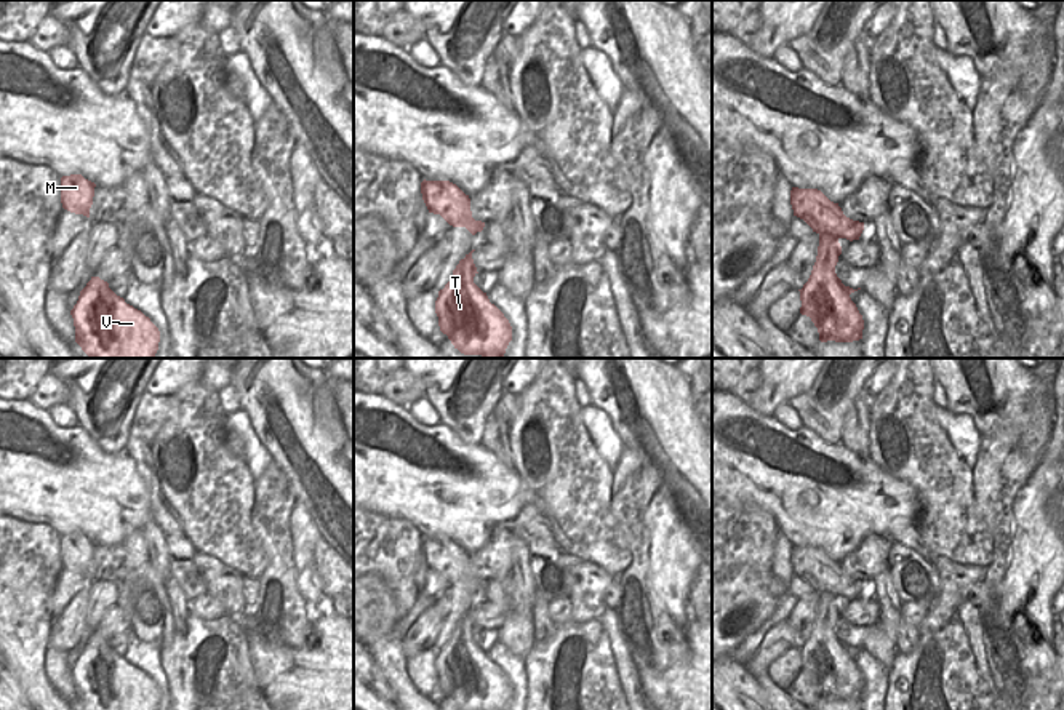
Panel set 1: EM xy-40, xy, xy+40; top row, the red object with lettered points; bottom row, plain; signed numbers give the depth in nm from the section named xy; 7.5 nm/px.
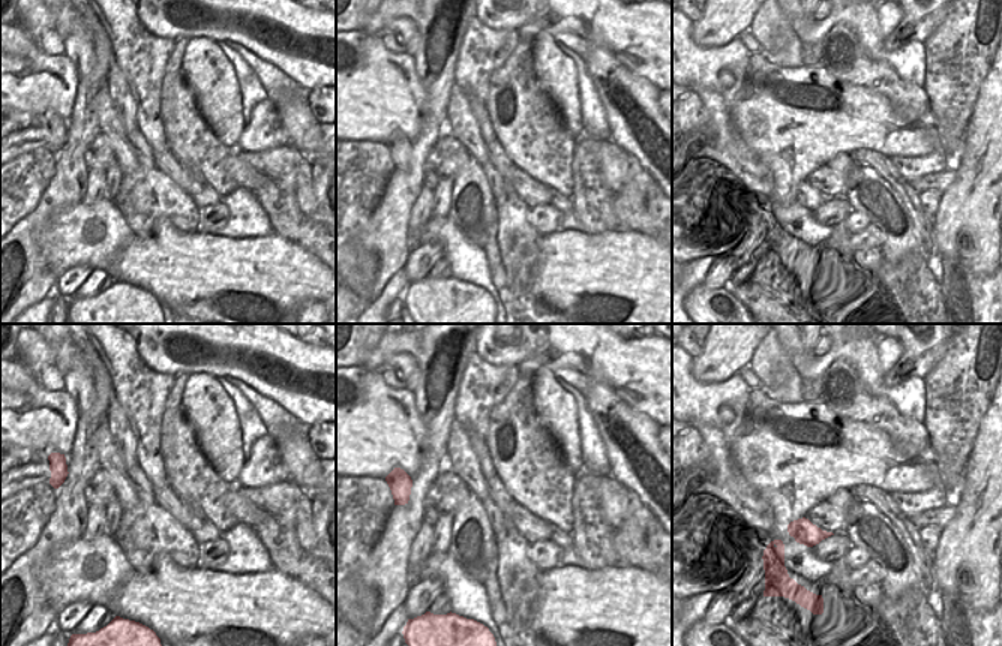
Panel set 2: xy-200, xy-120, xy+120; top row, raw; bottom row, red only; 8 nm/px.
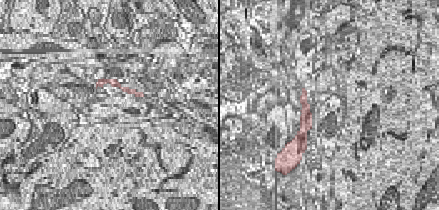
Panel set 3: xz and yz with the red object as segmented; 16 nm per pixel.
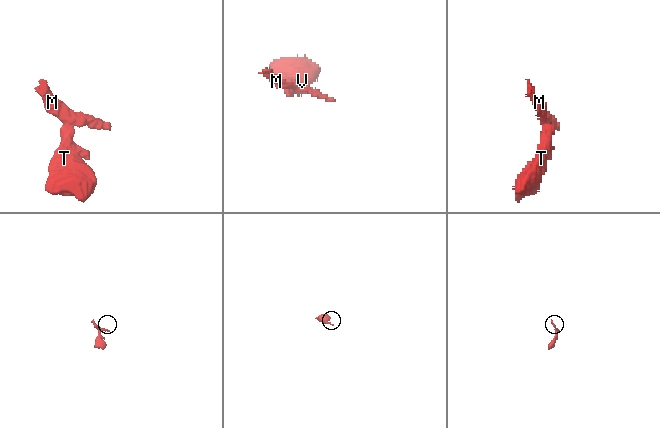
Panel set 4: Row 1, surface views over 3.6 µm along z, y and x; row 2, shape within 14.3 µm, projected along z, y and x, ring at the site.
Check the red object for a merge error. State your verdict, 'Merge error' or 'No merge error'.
Merge error.

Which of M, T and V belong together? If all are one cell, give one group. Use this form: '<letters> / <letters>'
M / T V

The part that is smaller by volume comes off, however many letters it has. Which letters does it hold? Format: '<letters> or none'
M.

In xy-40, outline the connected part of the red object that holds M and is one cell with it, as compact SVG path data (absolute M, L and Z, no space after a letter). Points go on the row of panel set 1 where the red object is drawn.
M82 174L61 178L61 203L62 208L90 217L96 184L85 179Z

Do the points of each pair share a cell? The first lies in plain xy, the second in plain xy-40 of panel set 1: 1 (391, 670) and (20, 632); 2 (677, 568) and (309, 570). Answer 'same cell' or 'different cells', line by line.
1: same cell
2: same cell

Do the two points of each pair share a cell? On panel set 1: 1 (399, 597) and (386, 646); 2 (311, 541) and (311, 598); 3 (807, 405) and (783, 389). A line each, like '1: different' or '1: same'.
1: different
2: same
3: different

